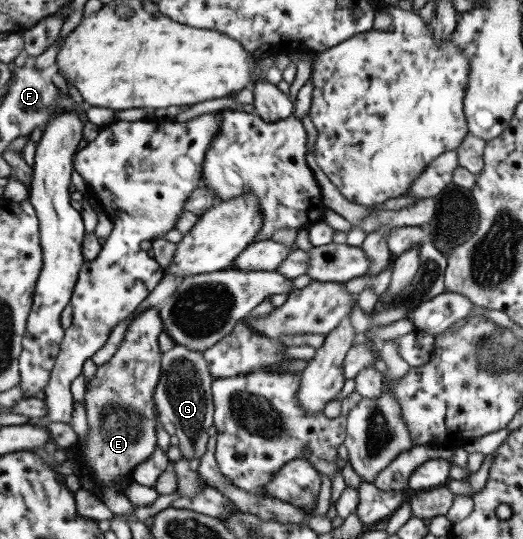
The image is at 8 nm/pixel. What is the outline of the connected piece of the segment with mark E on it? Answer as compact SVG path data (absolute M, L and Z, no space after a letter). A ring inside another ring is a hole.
M158 306L146 308L142 311L138 312L138 315L133 315L130 318L130 321L127 323L127 326L125 327L123 338L121 339L121 342L119 343L119 346L117 347L117 350L113 353L113 356L108 360L107 363L102 364L101 366L98 366L95 371L95 376L93 379L89 382L89 390L85 391L84 394L84 401L85 401L85 417L87 418L87 433L86 436L82 439L75 441L73 448L75 448L76 457L75 457L75 464L78 464L79 466L83 466L86 471L86 475L81 476L87 476L89 480L93 484L94 488L113 488L115 492L122 493L124 492L125 488L131 484L131 470L133 470L133 467L135 465L139 465L147 460L153 452L155 452L155 449L157 449L156 444L156 422L155 422L155 416L157 414L157 410L155 410L155 406L153 406L153 403L151 403L152 394L155 388L155 385L158 383L158 378L161 372L161 365L160 365L160 350L158 347L158 340L157 337L159 336L159 333L163 331L163 325L161 322L161 319L158 315Z

